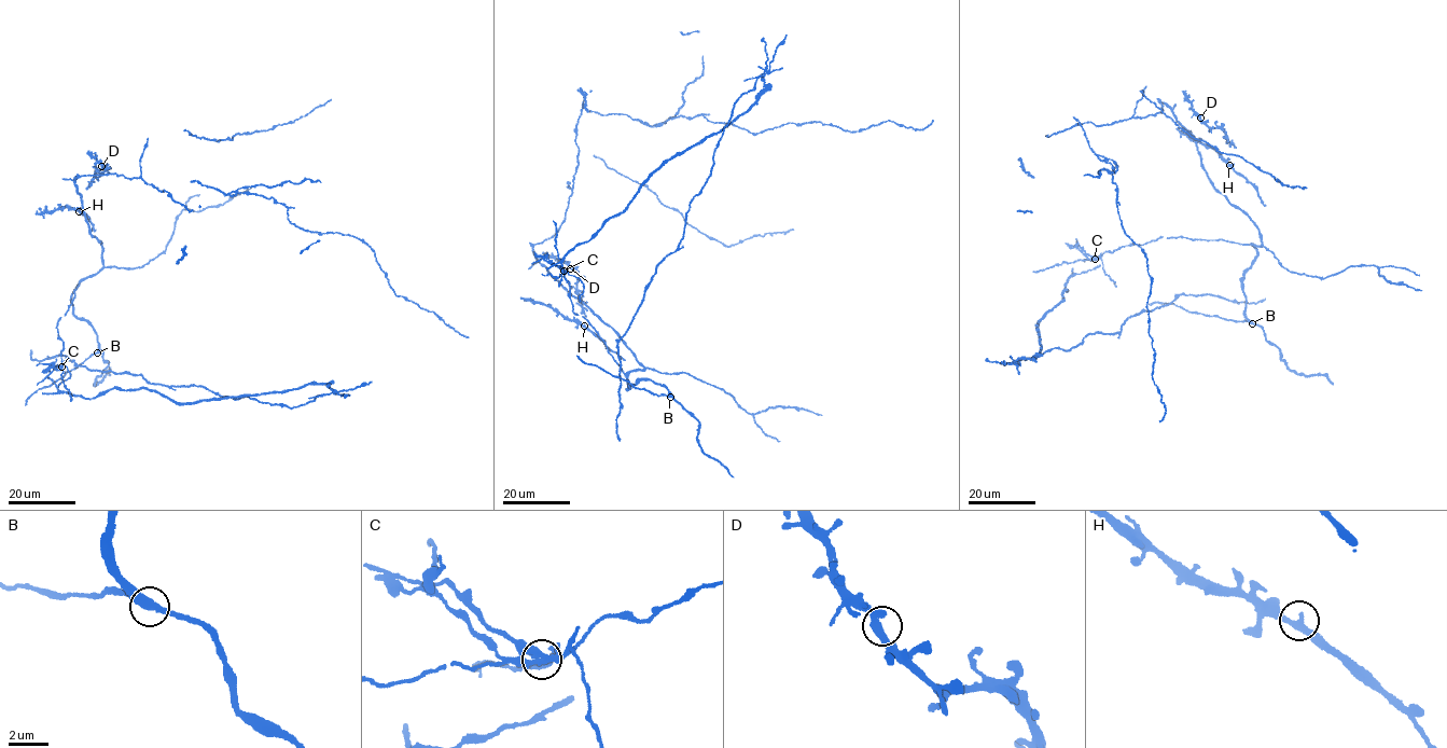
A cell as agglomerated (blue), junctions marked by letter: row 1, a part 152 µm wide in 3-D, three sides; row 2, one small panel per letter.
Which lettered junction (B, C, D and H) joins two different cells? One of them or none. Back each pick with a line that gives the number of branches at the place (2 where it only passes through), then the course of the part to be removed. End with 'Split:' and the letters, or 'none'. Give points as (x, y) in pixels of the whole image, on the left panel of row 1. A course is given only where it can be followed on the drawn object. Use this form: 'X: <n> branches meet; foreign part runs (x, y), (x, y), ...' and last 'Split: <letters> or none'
C: 3 branches meet
Split: C

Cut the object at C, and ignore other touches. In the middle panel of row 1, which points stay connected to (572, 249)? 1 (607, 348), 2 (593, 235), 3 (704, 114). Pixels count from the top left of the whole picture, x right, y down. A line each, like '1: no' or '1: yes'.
1: no
2: yes
3: no

